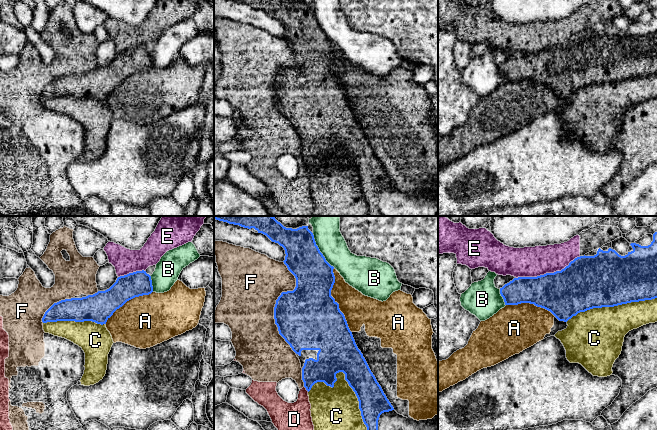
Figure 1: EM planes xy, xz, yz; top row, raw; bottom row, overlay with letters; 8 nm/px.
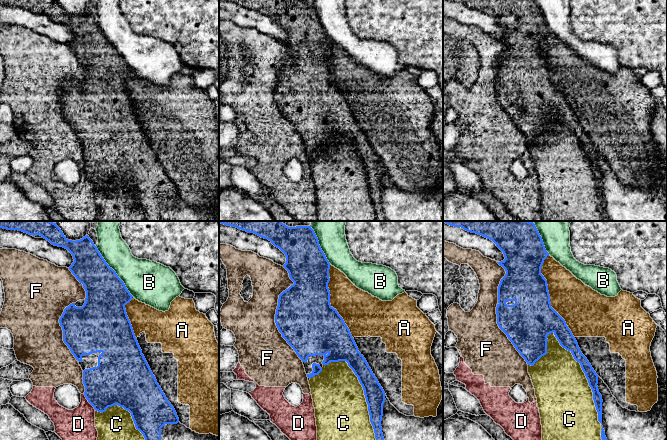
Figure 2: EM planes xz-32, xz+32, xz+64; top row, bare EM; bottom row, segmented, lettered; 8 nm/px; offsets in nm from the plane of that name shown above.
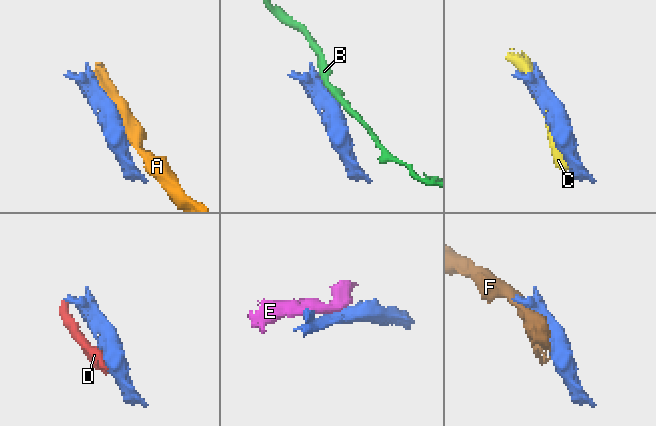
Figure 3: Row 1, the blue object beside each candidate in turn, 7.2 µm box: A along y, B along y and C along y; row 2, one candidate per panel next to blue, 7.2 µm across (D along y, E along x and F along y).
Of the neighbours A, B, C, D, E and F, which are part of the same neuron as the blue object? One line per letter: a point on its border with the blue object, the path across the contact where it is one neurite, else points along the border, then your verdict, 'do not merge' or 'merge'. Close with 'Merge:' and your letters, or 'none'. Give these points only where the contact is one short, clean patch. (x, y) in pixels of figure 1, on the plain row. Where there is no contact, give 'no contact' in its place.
A: contact xz (334, 76); do not merge
B: contact xz (319, 27); do not merge
C: contact xz (351, 163); do not merge
D: contact xz (306, 165); do not merge
E: contact yz (548, 49); border yz (580, 32), (577, 32), (560, 46), (536, 52), (516, 54); do not merge
F: contact xz (276, 79); do not merge
Merge: none

